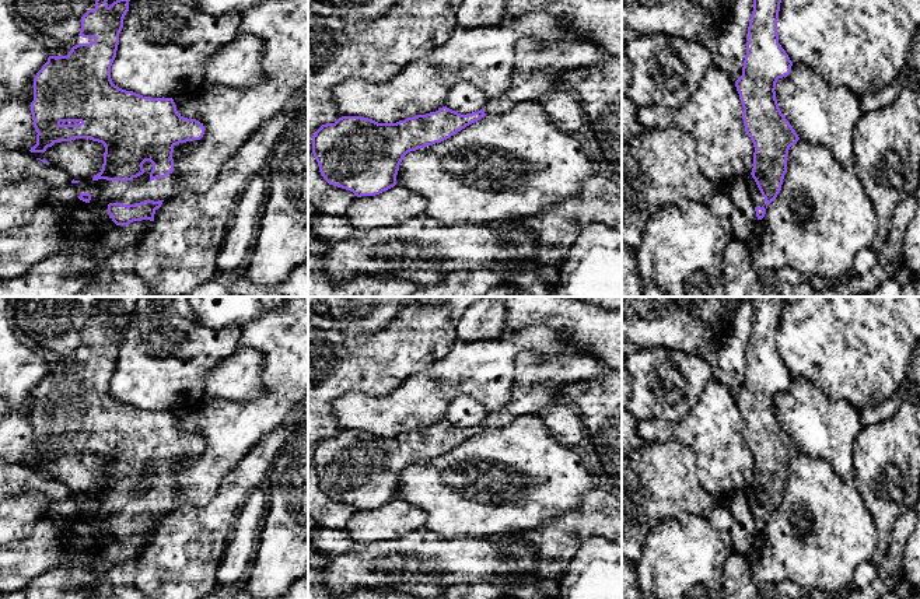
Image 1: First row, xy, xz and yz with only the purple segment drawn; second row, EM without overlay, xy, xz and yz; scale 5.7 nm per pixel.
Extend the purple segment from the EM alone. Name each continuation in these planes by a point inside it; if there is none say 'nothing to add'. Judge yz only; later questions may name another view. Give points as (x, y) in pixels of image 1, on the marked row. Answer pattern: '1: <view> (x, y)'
1: yz (756, 198)

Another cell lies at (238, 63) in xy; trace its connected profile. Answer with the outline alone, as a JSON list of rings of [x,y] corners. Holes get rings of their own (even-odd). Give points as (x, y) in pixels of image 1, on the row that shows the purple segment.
[[[238,31],[206,63],[203,84],[251,87],[263,81],[263,43],[255,35]]]

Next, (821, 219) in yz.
[[[801,139],[790,147],[787,158],[781,190],[746,239],[755,269],[776,272],[790,266],[808,277],[853,272],[857,252],[871,248],[878,224],[856,167],[840,164],[829,148]]]

